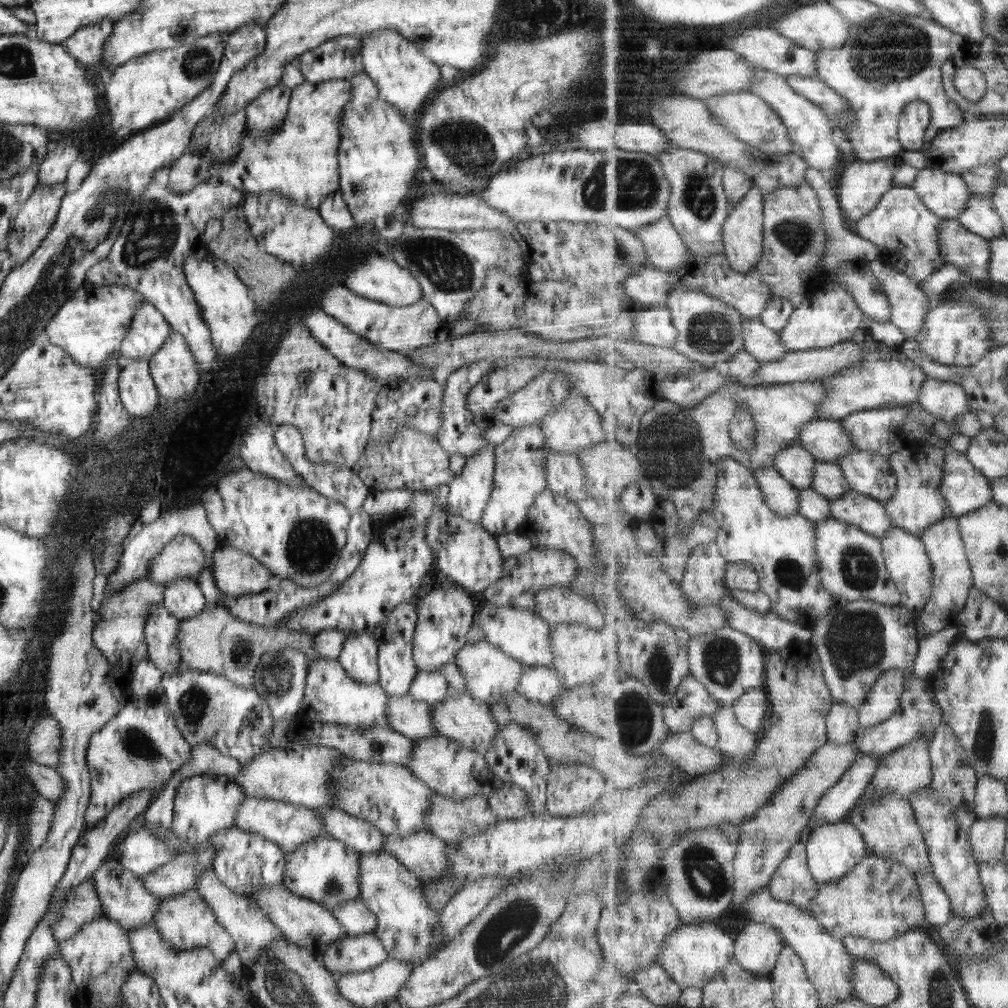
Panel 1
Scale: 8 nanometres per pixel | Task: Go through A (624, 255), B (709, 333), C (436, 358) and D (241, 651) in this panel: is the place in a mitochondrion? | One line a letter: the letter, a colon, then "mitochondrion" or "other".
A: mitochondrion
B: mitochondrion
C: other
D: mitochondrion

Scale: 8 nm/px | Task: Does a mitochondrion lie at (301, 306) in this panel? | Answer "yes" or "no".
no

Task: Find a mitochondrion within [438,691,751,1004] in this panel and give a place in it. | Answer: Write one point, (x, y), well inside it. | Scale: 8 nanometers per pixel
(494, 944)

